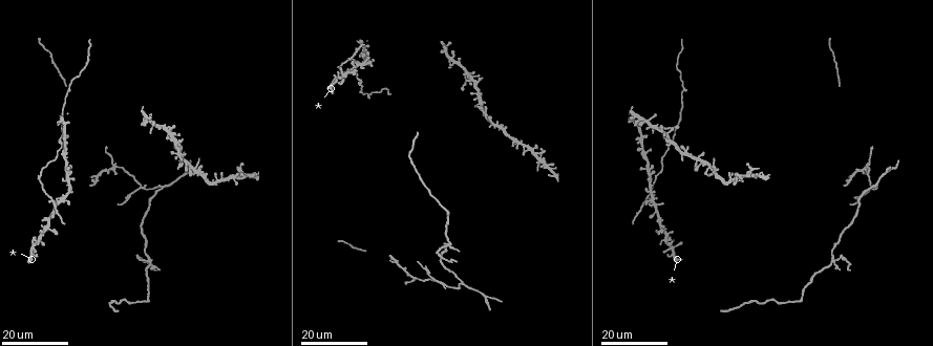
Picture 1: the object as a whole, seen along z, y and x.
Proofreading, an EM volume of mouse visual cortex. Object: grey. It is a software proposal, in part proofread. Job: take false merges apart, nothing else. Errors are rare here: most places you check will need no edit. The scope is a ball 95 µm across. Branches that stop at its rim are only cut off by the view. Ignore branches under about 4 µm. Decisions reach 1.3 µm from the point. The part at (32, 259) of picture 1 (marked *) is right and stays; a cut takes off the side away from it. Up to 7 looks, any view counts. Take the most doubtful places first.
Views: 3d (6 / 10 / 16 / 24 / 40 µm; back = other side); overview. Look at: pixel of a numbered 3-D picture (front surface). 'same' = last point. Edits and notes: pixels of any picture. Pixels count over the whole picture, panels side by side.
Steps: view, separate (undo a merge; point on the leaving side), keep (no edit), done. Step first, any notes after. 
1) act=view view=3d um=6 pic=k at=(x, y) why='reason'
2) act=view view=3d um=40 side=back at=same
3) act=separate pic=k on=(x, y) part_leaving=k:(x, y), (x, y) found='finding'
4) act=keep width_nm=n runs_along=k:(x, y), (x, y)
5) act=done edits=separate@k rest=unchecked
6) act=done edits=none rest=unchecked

act=view view=3d um=24 pic=1 at=(150, 261) why='looks like a crossing'

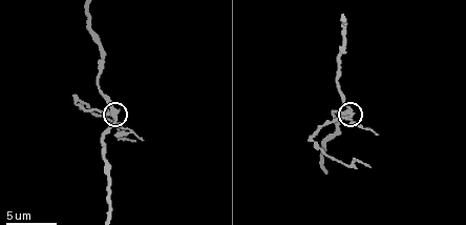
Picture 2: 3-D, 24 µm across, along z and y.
act=view view=3d um=10 pic=2 at=(108, 112)

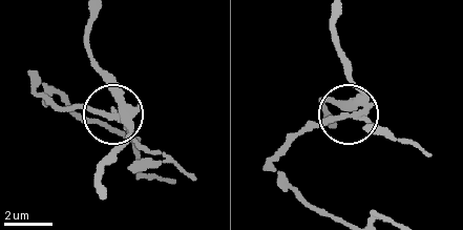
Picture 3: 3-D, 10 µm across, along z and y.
act=separate pic=3 on=(369, 122) arms=4 found='two neurons meet here'

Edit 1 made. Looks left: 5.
act=view view=3d um=16 pic=1 at=(872, 189) why='three-way junction'

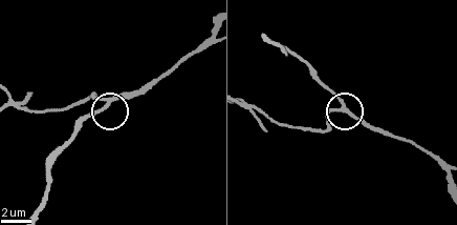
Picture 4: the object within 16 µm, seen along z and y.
act=view view=3d um=6 pic=4 at=(105, 100)

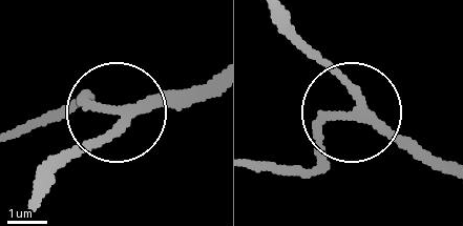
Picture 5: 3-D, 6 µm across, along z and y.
act=keep side_arm_um=17 runs_along=5:(39, 193), (120, 114), (193, 103) found='one neuron here'

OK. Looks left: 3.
act=view view=3d um=24 pic=1 at=(141, 189) why='arms part here'

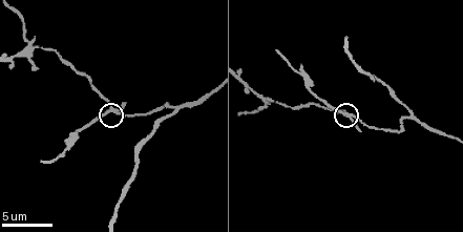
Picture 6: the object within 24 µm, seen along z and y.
act=view view=3d um=10 pic=6 at=(347, 114)

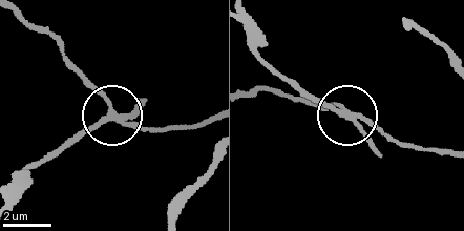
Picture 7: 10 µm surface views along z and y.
act=separate pic=7 on=(138, 110) part_leaving=7:(110, 118), (40, 161), (16, 196) found='a second neuron is stuck on'

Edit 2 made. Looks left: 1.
act=view view=3d um=10 pic=6 at=(33, 43) why='arms part here'

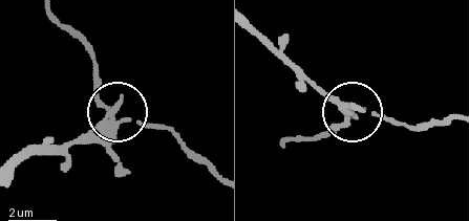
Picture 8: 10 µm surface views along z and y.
act=separate pic=8 on=(119, 104) arms=3 part_leaving=8:(106, 135), (36, 149), (18, 164) found='two neurons meet here'

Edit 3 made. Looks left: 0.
act=done edits=separate@3,separate@7,separate@8 rest=unchecked

